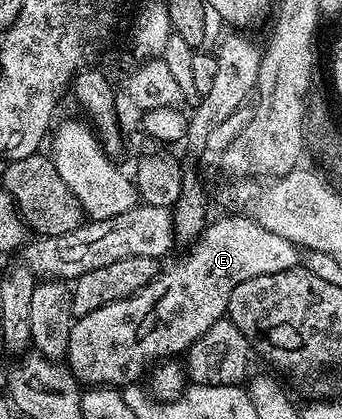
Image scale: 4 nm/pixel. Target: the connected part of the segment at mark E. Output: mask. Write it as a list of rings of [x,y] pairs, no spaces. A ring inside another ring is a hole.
[[[248,215],[237,216],[241,217],[210,220],[203,235],[186,252],[189,254],[178,265],[173,265],[170,269],[162,268],[157,278],[135,295],[107,303],[107,307],[99,307],[99,311],[91,311],[91,315],[83,315],[74,320],[67,365],[78,382],[86,381],[84,384],[89,387],[124,387],[140,382],[150,366],[162,359],[173,359],[184,354],[193,346],[195,339],[207,331],[207,327],[222,320],[229,311],[231,291],[235,291],[239,283],[247,283],[247,279],[255,279],[259,275],[273,275],[275,271],[298,268],[298,246],[283,239],[283,235],[275,235],[275,231],[267,231],[267,227]]]

